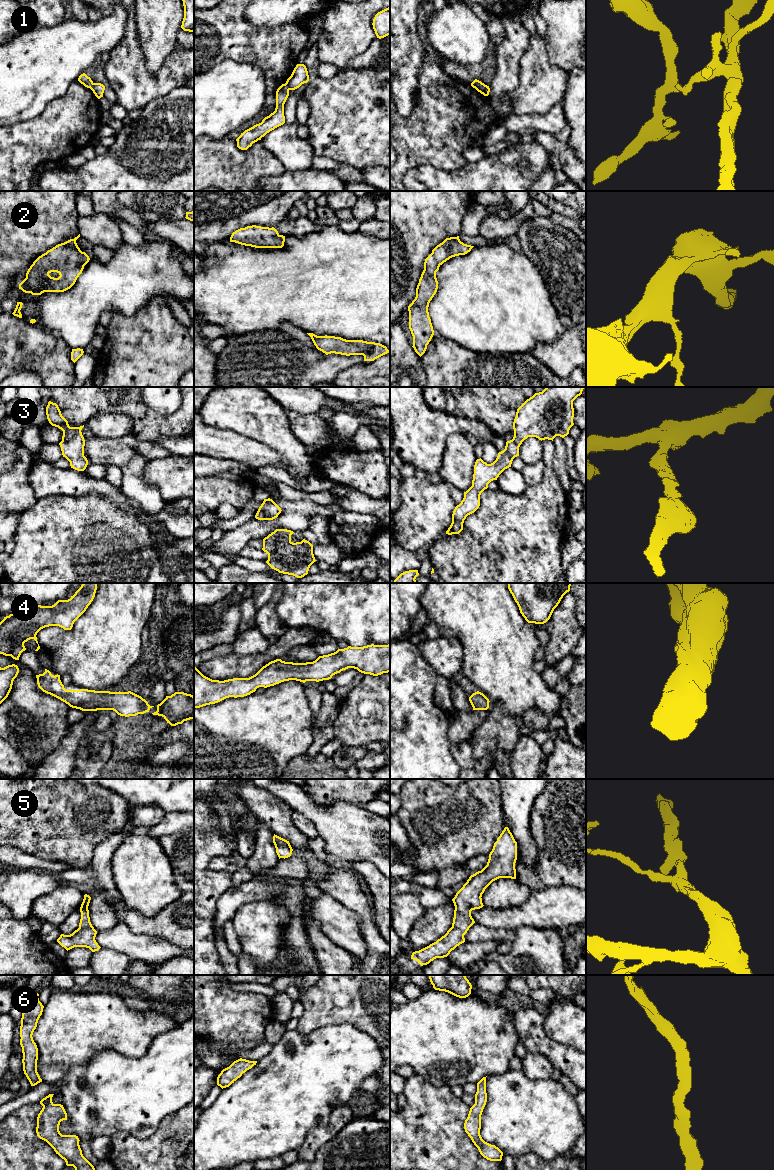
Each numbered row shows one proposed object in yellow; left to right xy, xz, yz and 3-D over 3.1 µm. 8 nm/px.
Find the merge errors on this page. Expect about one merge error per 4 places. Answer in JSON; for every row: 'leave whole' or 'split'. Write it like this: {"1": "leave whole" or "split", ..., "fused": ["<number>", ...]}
{"1": "split", "2": "leave whole", "3": "leave whole", "4": "leave whole", "5": "leave whole", "6": "leave whole", "fused": ["1"]}

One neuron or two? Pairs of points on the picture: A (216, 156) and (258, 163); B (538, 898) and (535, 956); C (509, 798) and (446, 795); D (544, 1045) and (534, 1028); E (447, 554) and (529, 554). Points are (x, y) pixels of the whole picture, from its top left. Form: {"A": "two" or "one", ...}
{"A": "one", "B": "two", "C": "two", "D": "one", "E": "one"}

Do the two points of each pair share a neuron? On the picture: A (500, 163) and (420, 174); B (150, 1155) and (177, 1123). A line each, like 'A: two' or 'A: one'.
A: one
B: one

